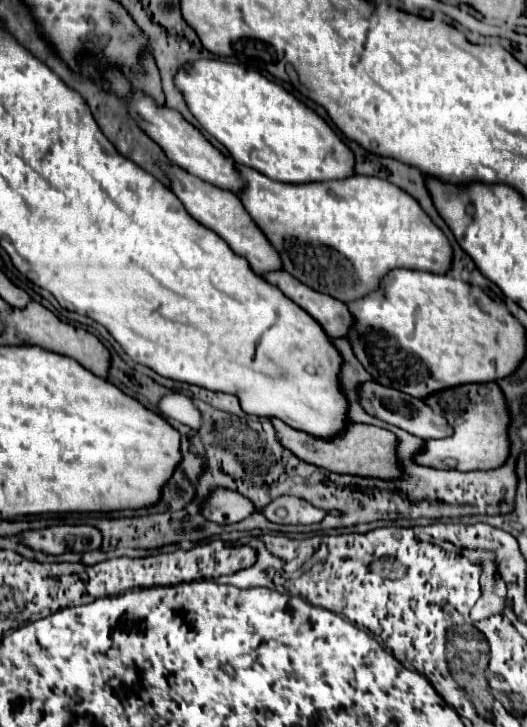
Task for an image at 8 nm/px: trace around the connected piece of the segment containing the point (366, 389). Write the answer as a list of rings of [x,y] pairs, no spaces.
[[[366,382],[360,390],[360,398],[362,398],[362,406],[366,408],[366,412],[370,412],[372,416],[376,418],[382,418],[386,420],[388,424],[394,424],[418,438],[446,438],[446,436],[452,436],[452,426],[448,424],[448,420],[436,412],[432,412],[432,408],[428,404],[424,404],[424,400],[418,400],[410,394],[404,394],[400,390],[394,390],[394,388],[386,388],[386,386],[380,386],[376,382]]]

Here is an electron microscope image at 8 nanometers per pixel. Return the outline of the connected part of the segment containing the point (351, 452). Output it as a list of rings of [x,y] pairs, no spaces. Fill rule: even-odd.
[[[274,418],[272,424],[276,426],[280,442],[288,450],[292,450],[296,456],[306,460],[308,464],[326,468],[336,474],[350,474],[350,476],[362,476],[362,478],[372,476],[372,478],[380,478],[380,480],[398,480],[404,476],[404,468],[396,454],[398,438],[384,428],[366,426],[366,424],[348,424],[348,428],[342,436],[338,436],[334,440],[318,440],[306,432],[290,428],[282,420]]]

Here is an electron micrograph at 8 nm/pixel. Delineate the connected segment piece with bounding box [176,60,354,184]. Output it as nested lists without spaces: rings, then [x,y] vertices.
[[[198,60],[192,68],[182,68],[176,76],[178,88],[184,92],[188,108],[198,118],[202,128],[222,142],[230,156],[248,168],[280,182],[326,182],[354,176],[354,152],[338,138],[338,134],[314,110],[286,92],[280,84],[268,80],[260,72],[246,70],[238,64],[222,60]]]

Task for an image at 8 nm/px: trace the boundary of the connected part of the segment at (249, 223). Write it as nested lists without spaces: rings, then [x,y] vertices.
[[[162,164],[162,170],[170,176],[170,182],[172,182],[172,192],[180,198],[180,202],[184,204],[184,208],[188,210],[188,214],[192,214],[200,224],[208,226],[210,230],[214,230],[222,240],[226,240],[226,244],[240,256],[244,256],[252,270],[258,274],[258,276],[264,276],[268,272],[274,272],[274,270],[282,270],[282,260],[280,260],[280,254],[276,252],[276,248],[268,242],[268,238],[262,234],[262,230],[256,226],[256,222],[250,218],[250,214],[246,212],[244,204],[238,200],[236,194],[228,192],[228,190],[222,190],[218,186],[212,186],[192,174],[188,174],[186,170],[182,168],[172,168],[172,166],[166,166]]]

